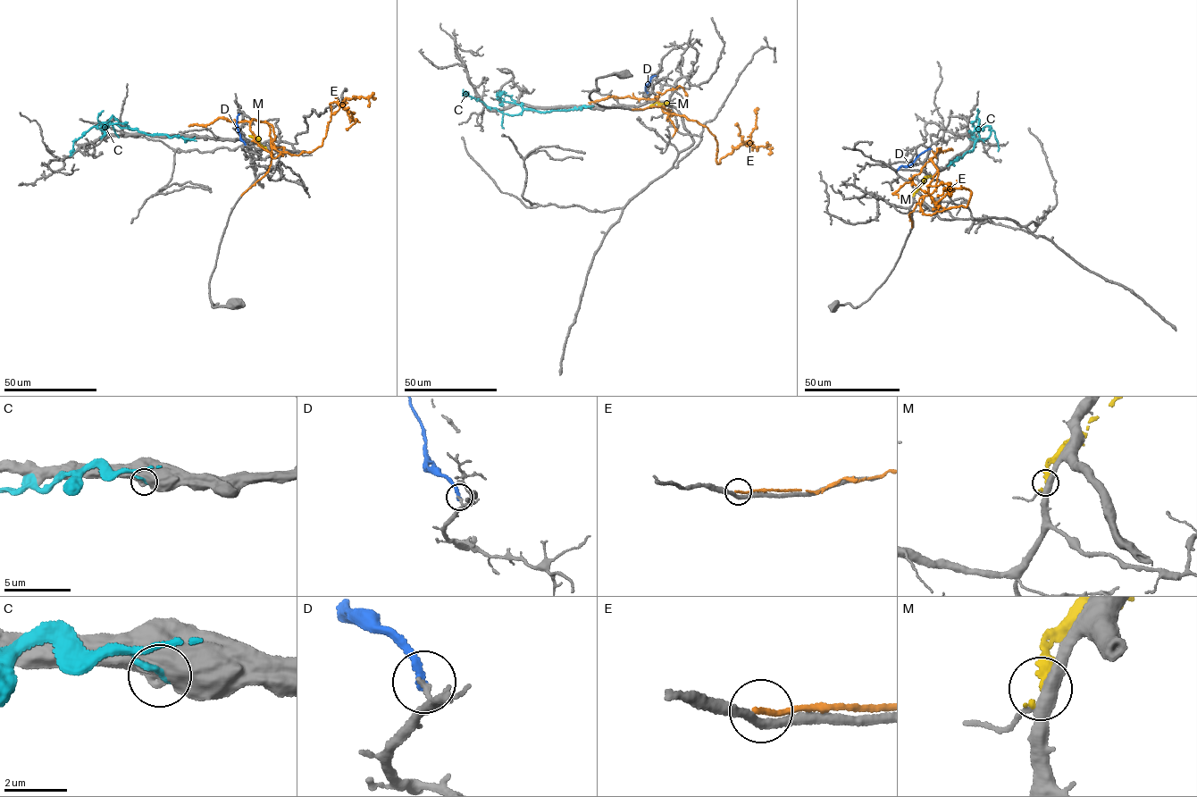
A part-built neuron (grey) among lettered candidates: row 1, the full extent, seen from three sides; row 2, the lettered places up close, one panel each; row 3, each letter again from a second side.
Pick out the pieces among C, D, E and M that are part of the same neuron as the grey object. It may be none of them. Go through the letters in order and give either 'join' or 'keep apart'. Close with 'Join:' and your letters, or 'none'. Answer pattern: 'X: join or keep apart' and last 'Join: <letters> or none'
C: keep apart
D: keep apart
E: keep apart
M: keep apart
Join: none

